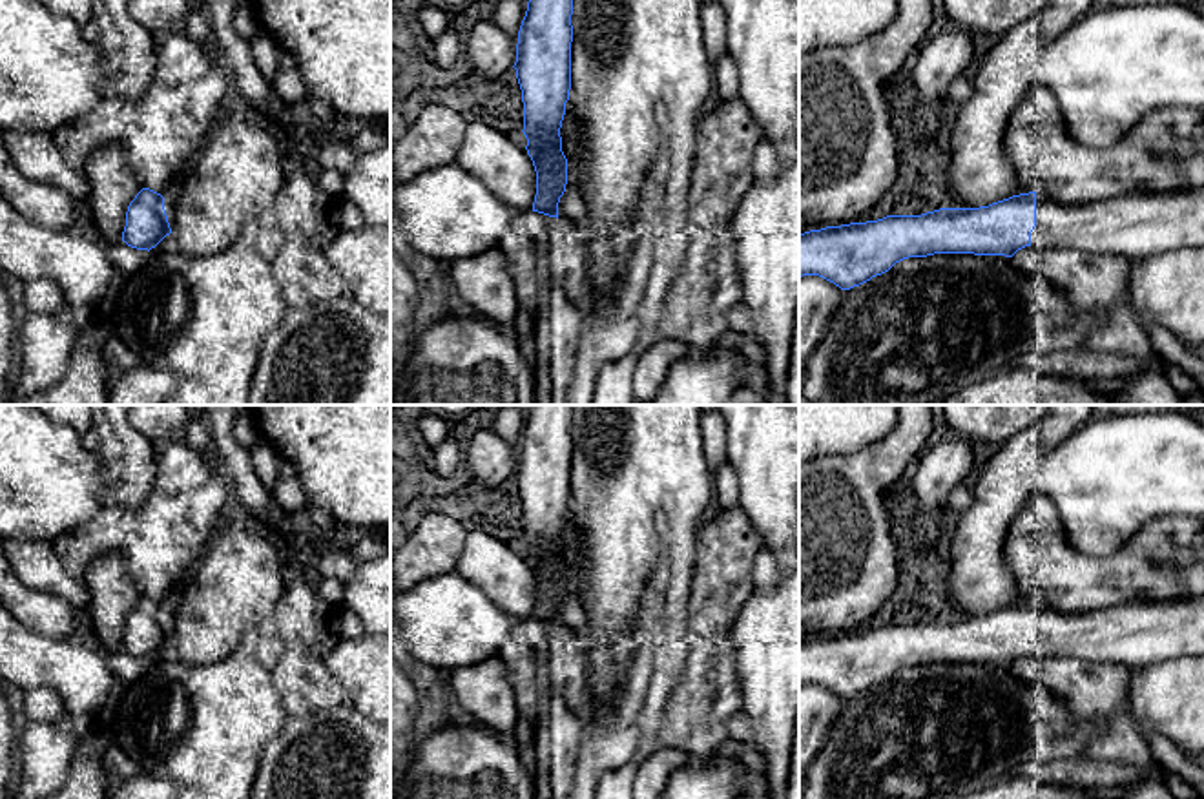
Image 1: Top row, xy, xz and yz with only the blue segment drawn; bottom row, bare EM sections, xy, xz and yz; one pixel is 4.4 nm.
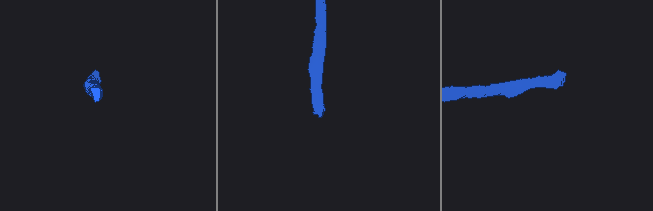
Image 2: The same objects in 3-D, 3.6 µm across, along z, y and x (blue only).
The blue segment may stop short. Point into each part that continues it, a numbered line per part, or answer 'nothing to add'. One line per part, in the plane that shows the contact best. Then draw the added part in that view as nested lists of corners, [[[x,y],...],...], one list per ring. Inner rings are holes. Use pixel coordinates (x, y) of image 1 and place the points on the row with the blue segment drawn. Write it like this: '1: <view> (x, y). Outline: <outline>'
1: yz (1139, 225). Outline: [[[1204,188],[1137,190],[1087,206],[1060,206],[1036,193],[1031,246],[1100,250],[1131,263],[1204,248]]]

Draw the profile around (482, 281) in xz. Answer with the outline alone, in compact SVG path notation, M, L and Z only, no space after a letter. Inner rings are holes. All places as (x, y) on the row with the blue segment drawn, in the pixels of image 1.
M498 246L452 261L449 266L456 294L491 325L513 325L520 305L507 263Z

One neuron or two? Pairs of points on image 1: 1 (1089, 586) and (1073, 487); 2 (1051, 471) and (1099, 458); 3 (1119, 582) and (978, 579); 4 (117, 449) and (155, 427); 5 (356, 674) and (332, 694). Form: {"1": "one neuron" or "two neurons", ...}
{"1": "two neurons", "2": "one neuron", "3": "two neurons", "4": "two neurons", "5": "two neurons"}

